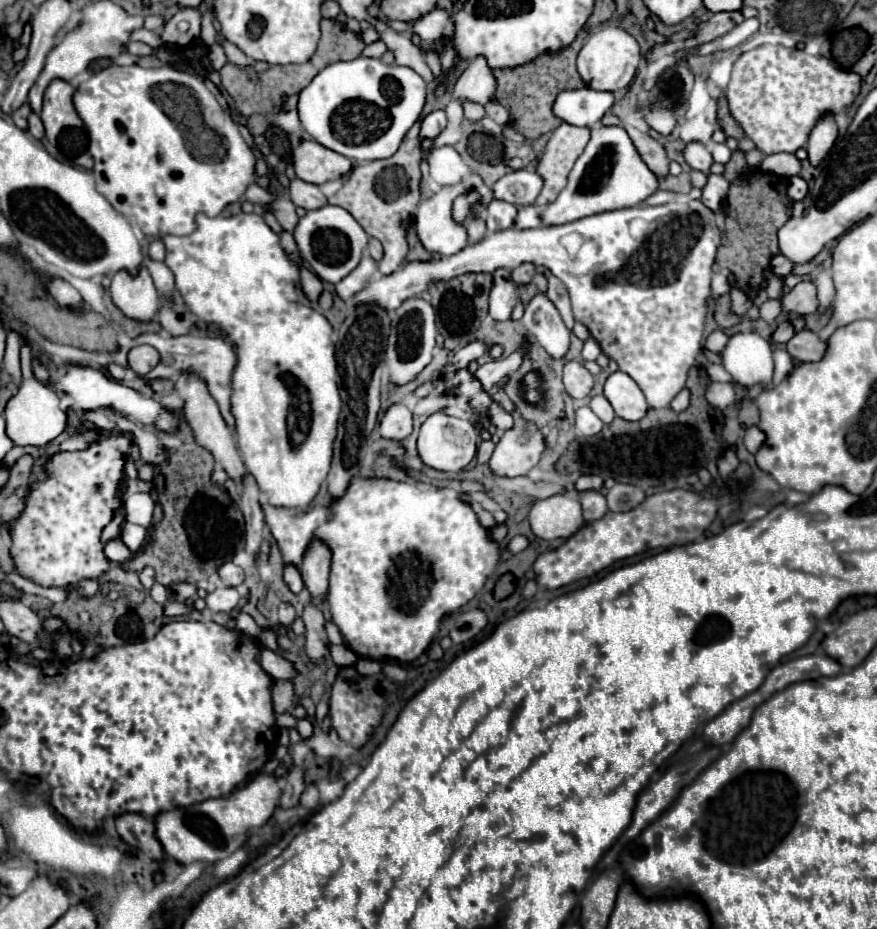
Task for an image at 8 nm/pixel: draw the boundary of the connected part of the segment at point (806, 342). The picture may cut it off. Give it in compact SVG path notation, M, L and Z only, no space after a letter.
M803 329L799 333L795 333L795 337L787 343L787 351L791 357L807 363L807 361L821 361L825 355L827 343L819 339L817 333Z

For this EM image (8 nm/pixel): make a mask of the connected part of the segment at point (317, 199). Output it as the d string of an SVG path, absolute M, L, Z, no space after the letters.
M301 179L291 181L289 197L297 207L303 207L303 209L319 209L319 207L327 205L327 197L323 195L323 191L317 185L305 183Z

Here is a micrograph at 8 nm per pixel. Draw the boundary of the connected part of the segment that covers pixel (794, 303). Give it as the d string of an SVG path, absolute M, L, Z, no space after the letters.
M801 281L787 295L783 295L781 303L783 303L783 311L787 313L805 313L809 305L819 305L817 285L813 281Z

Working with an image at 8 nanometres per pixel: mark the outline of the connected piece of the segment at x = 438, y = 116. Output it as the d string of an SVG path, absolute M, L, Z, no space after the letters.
M433 111L421 121L421 139L435 139L447 125L445 111Z

